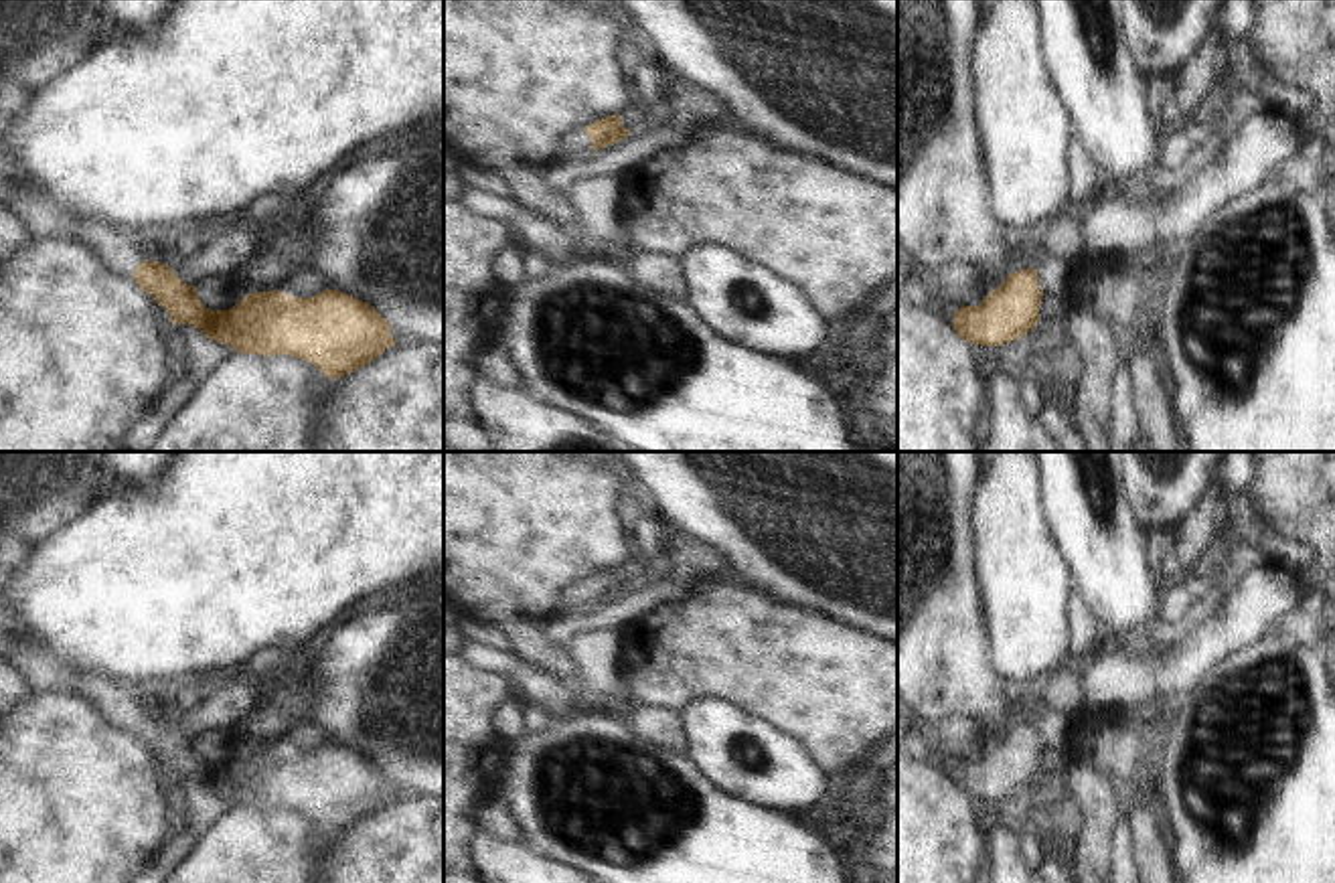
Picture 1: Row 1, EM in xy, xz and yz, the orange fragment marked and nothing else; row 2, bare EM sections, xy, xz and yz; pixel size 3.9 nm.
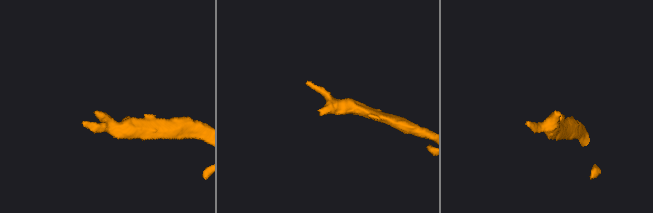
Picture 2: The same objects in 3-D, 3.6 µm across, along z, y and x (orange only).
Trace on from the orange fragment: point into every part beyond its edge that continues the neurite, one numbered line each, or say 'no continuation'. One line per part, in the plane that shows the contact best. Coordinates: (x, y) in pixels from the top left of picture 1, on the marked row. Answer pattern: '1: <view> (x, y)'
1: xy (49, 219)

